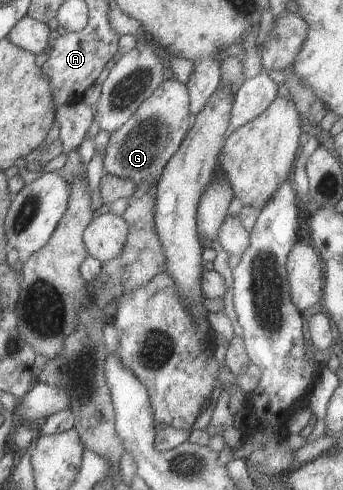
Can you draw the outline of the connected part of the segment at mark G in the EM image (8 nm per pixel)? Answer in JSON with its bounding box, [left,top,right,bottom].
[104,78,192,197]

